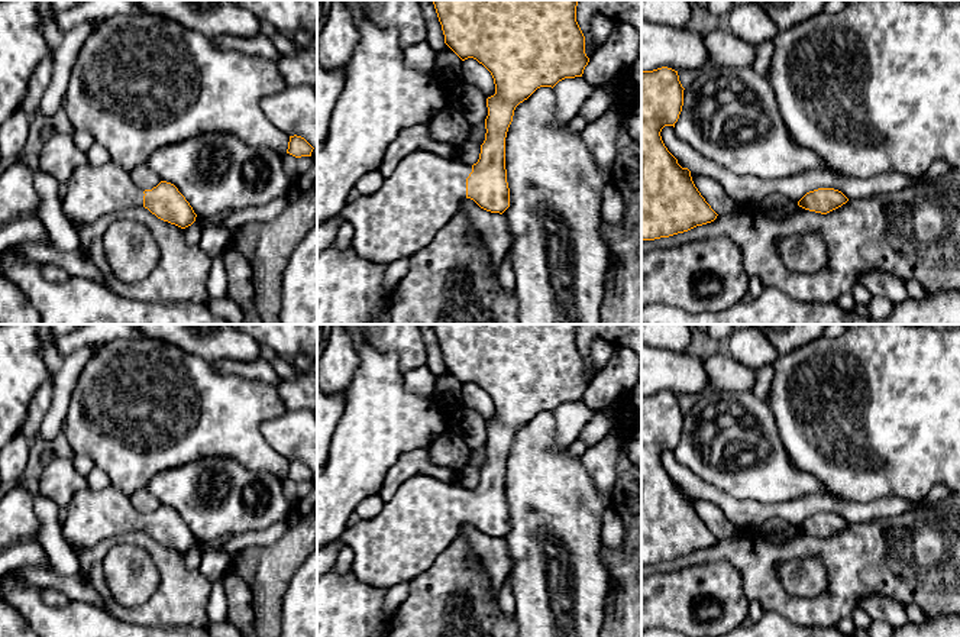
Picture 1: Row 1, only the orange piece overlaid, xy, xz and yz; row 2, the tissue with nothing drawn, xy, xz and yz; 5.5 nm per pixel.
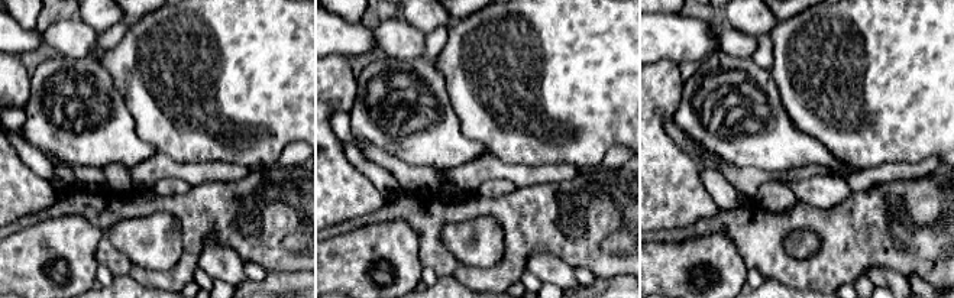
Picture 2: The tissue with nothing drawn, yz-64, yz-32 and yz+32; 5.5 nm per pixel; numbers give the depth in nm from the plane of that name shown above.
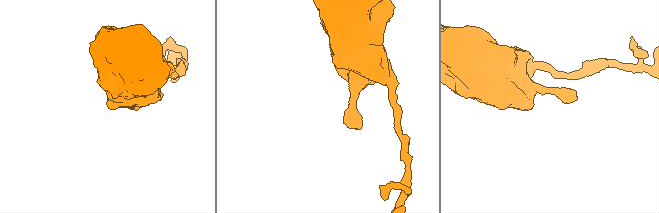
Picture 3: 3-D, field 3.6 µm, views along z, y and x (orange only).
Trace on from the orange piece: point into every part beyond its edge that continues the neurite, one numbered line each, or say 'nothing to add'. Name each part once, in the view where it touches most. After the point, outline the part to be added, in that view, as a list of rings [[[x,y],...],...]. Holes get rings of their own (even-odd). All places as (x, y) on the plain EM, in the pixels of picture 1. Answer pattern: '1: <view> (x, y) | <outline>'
1: xz (423, 519) | [[[424,475],[405,481],[376,517],[346,527],[340,536],[355,552],[355,576],[363,583],[384,589],[418,578],[459,536],[460,526],[466,523],[466,502],[471,497],[469,489]]]

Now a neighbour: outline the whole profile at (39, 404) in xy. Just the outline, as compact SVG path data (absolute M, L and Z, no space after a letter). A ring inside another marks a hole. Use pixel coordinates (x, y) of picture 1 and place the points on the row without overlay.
M48 378L36 388L28 407L25 424L19 431L19 434L23 436L25 439L32 440L36 436L41 423L43 421L49 410L54 389L55 389L54 378Z

